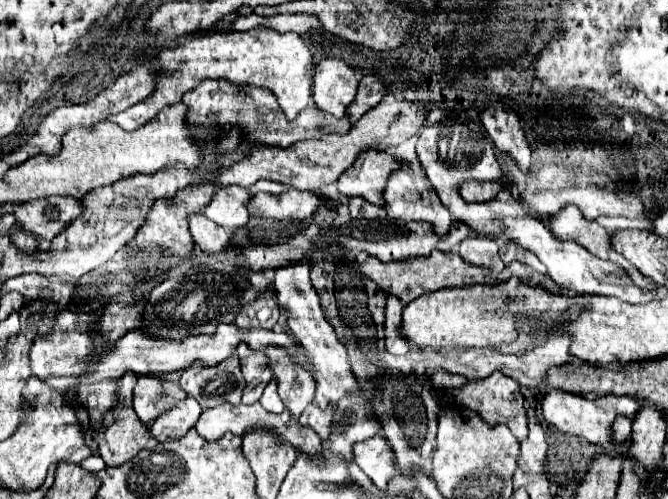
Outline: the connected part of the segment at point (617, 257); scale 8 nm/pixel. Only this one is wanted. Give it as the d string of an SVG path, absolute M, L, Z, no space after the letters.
M567 204L565 210L561 210L559 214L549 216L547 224L549 224L549 230L553 230L553 234L557 234L557 238L573 240L573 242L585 246L591 254L595 254L595 256L599 256L603 260L617 262L633 278L633 282L637 286L641 286L641 288L649 286L649 280L645 276L641 276L639 270L631 262L627 262L621 254L617 254L611 248L607 230L601 228L597 222L585 220L583 214L577 210L577 206Z

